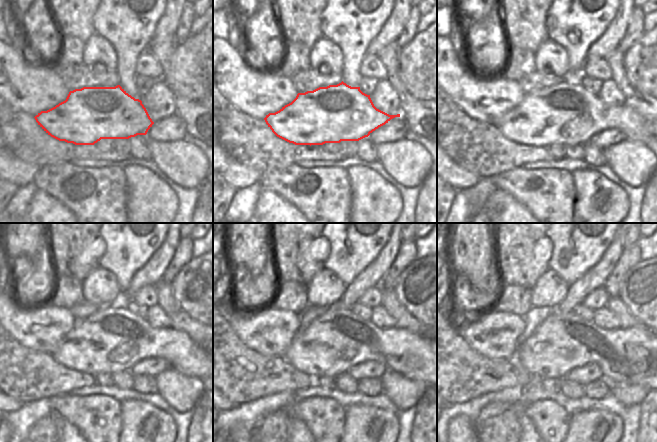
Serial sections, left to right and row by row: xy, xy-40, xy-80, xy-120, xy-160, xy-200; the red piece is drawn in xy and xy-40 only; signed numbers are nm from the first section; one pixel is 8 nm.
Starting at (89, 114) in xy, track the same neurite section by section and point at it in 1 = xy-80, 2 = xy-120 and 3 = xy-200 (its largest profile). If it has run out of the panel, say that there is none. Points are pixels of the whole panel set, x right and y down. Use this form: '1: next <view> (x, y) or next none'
1: next xy-80 (566, 114)
2: next xy-120 (113, 339)
3: next xy-200 (563, 341)

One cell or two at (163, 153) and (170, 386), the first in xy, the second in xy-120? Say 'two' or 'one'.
one

